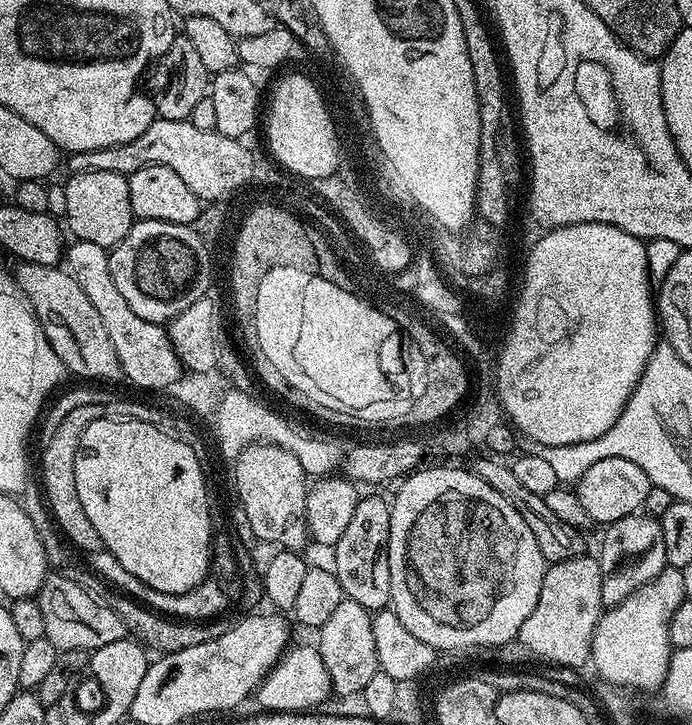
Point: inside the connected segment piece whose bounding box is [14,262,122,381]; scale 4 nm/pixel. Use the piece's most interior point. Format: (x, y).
(74, 329)

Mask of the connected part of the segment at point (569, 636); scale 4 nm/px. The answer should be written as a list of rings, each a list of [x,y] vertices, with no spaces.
[[[585,554],[569,560],[557,560],[544,569],[538,606],[522,622],[518,644],[540,660],[549,660],[560,668],[580,668],[592,658],[592,639],[605,607],[602,602],[602,570],[595,555]]]

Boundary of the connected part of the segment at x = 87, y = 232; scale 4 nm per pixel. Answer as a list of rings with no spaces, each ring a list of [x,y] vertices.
[[[90,170],[74,172],[63,181],[66,190],[66,214],[63,219],[68,223],[67,231],[77,240],[95,242],[98,246],[113,249],[132,229],[134,217],[130,206],[130,186],[128,177],[121,172],[110,170]]]

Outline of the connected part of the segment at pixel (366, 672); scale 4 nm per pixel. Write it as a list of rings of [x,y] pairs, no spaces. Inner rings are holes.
[[[344,599],[338,602],[334,614],[326,618],[326,622],[318,629],[318,647],[322,656],[322,662],[326,662],[326,670],[332,679],[332,692],[340,696],[352,696],[360,694],[371,677],[378,669],[376,662],[376,651],[374,650],[374,626],[372,625],[373,613],[366,611],[358,602]]]

